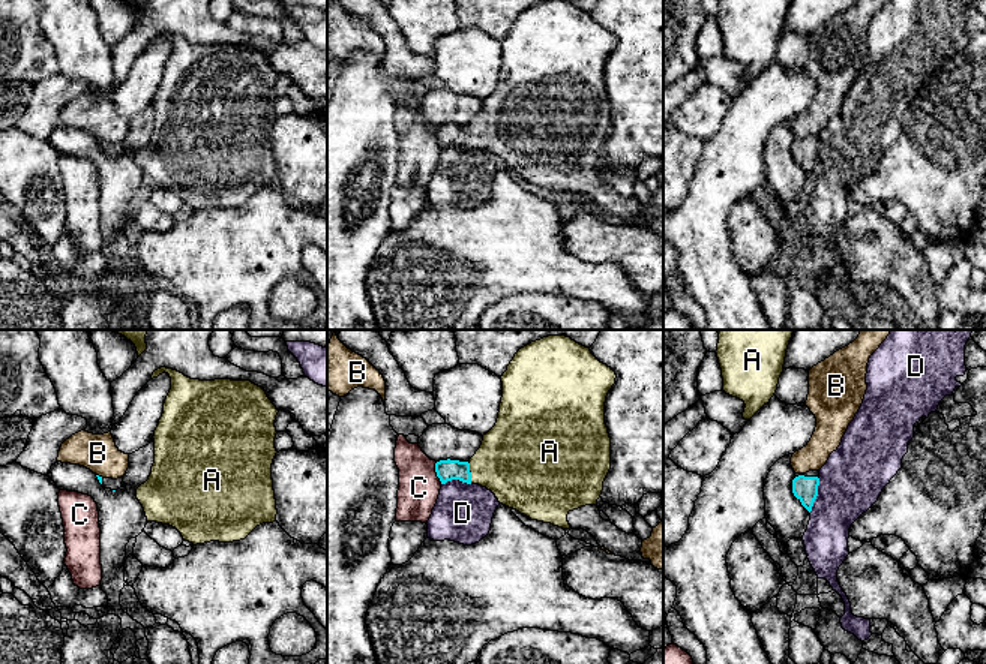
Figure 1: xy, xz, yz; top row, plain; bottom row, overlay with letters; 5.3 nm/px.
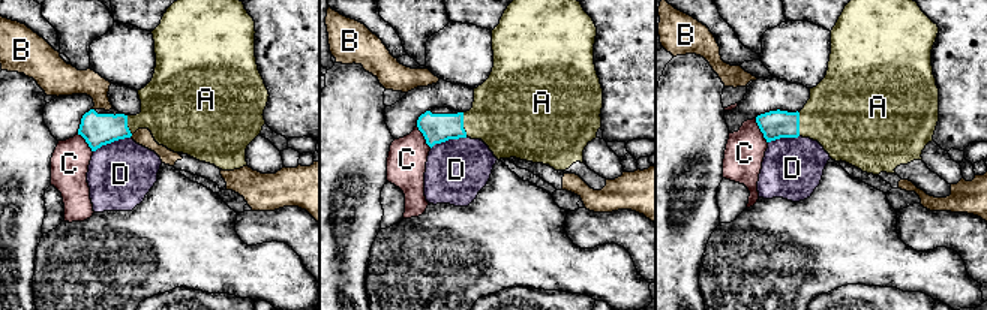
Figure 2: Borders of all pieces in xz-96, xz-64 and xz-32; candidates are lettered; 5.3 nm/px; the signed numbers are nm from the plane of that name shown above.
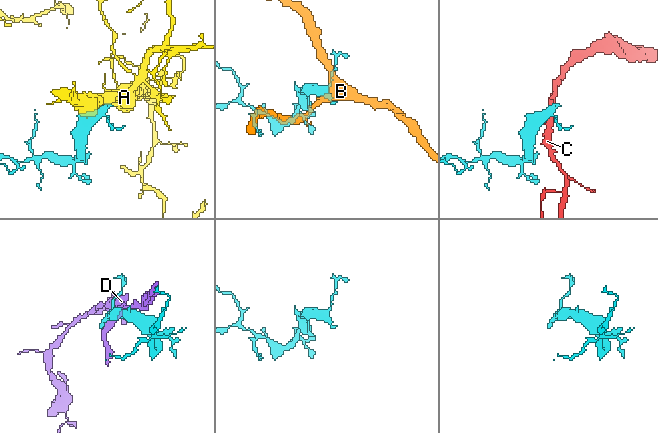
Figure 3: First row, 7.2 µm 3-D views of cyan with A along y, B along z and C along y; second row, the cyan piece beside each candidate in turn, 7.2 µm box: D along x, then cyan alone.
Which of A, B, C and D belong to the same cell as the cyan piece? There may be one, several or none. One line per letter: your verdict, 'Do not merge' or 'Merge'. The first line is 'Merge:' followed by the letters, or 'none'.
Merge: A
A: Merge
B: Do not merge
C: Do not merge
D: Do not merge

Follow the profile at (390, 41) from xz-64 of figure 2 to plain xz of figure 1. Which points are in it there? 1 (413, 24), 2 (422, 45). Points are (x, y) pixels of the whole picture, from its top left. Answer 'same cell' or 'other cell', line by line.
1: other cell
2: other cell

